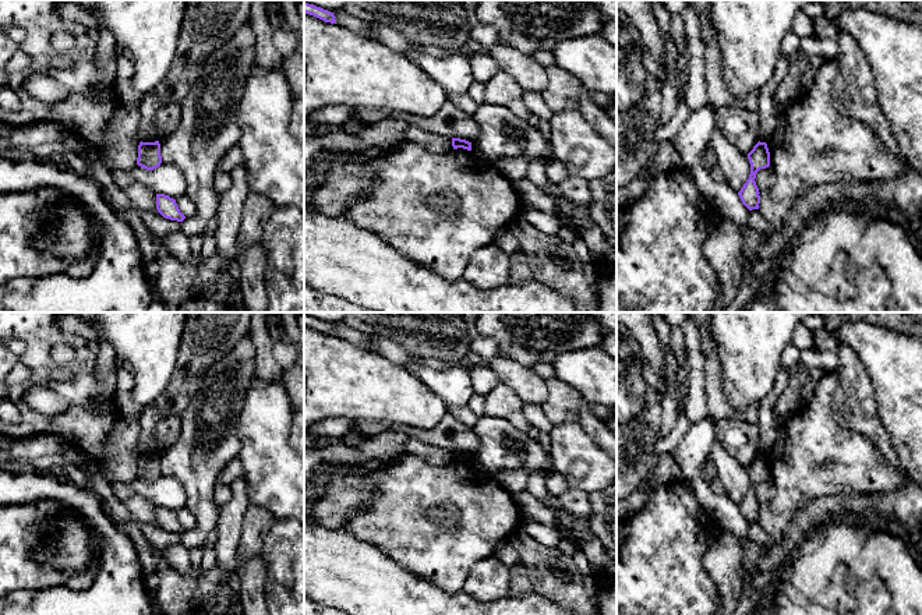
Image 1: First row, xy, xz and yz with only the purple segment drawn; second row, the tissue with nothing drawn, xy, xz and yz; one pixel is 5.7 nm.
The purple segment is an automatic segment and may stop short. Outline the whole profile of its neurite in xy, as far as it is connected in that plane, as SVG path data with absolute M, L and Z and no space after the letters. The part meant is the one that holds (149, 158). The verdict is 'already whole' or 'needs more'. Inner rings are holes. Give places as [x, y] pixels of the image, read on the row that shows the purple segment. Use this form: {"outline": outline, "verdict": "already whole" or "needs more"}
{"outline": "M141 141L138 145L137 165L146 170L153 170L159 167L160 163L162 163L162 156L160 156L159 141L155 141L155 142Z", "verdict": "already whole"}

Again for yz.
{"outline": "M757 142L753 149L748 153L748 159L750 163L750 174L741 191L738 192L742 204L749 209L759 209L760 204L760 192L756 185L756 173L760 169L766 169L770 166L770 152L766 142Z", "verdict": "already whole"}

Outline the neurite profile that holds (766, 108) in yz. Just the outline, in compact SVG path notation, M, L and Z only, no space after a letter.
M792 29L787 31L781 43L783 57L777 61L771 79L760 89L756 110L760 116L760 142L767 142L777 127L778 112L776 109L773 95L778 84L784 79L784 77L788 73L789 60L792 54L801 50L799 40L801 39L794 33Z

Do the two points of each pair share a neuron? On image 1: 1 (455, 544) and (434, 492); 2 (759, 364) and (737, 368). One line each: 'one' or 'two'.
1: one
2: one

